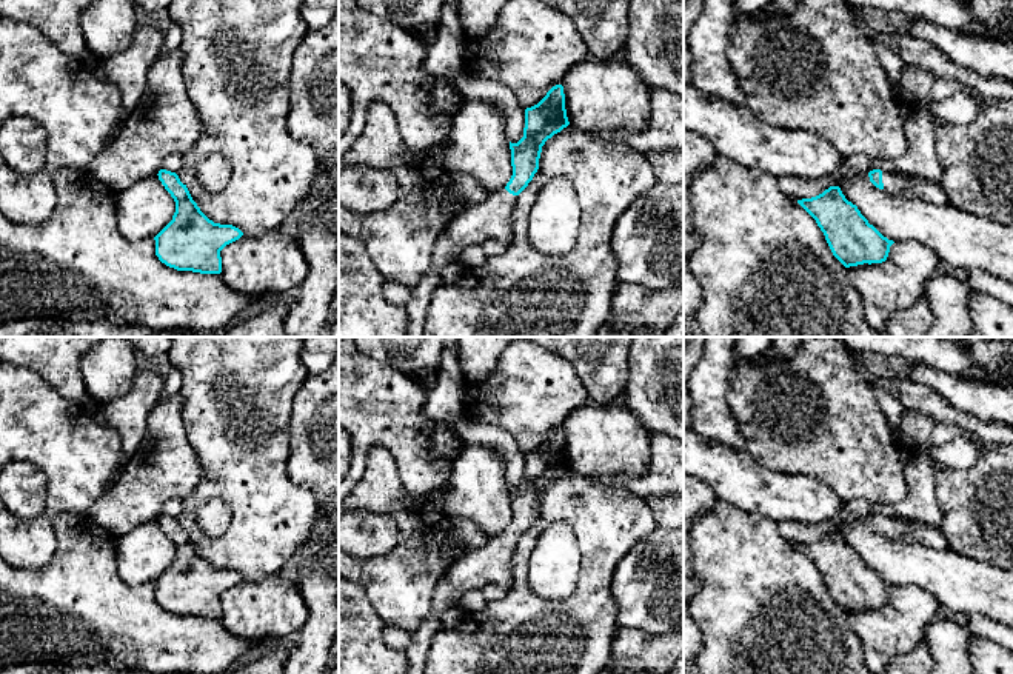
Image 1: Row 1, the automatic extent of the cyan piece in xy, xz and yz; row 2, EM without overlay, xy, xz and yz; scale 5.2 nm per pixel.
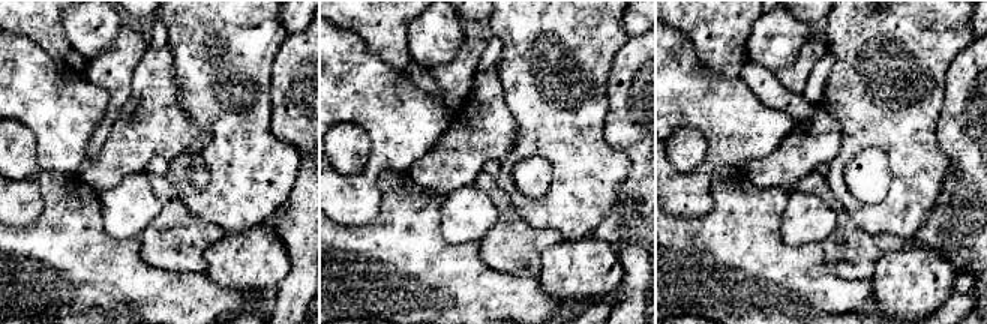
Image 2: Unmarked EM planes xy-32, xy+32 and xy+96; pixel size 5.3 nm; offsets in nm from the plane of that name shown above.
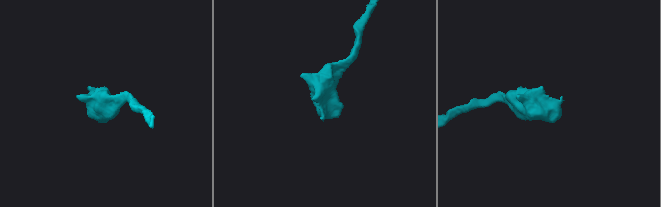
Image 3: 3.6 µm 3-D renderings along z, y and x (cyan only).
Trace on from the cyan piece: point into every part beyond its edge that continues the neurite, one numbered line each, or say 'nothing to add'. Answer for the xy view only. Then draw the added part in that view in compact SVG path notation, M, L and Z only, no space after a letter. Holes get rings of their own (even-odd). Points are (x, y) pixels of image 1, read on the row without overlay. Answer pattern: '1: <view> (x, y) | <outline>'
nothing to add

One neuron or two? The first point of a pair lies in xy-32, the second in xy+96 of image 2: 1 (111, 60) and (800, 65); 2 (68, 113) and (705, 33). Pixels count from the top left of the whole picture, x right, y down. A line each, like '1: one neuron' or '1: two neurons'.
1: one neuron
2: two neurons

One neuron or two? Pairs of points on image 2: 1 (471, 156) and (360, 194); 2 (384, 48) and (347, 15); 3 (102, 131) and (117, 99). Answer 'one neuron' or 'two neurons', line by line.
1: two neurons
2: one neuron
3: one neuron

